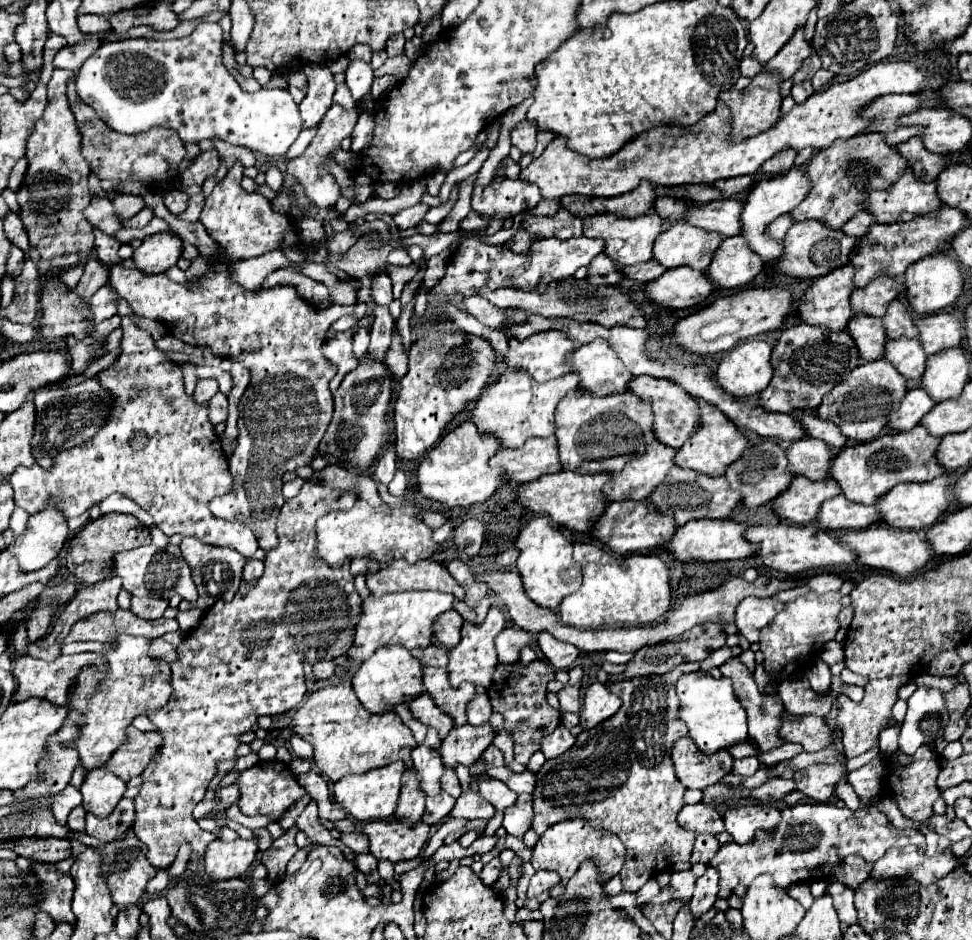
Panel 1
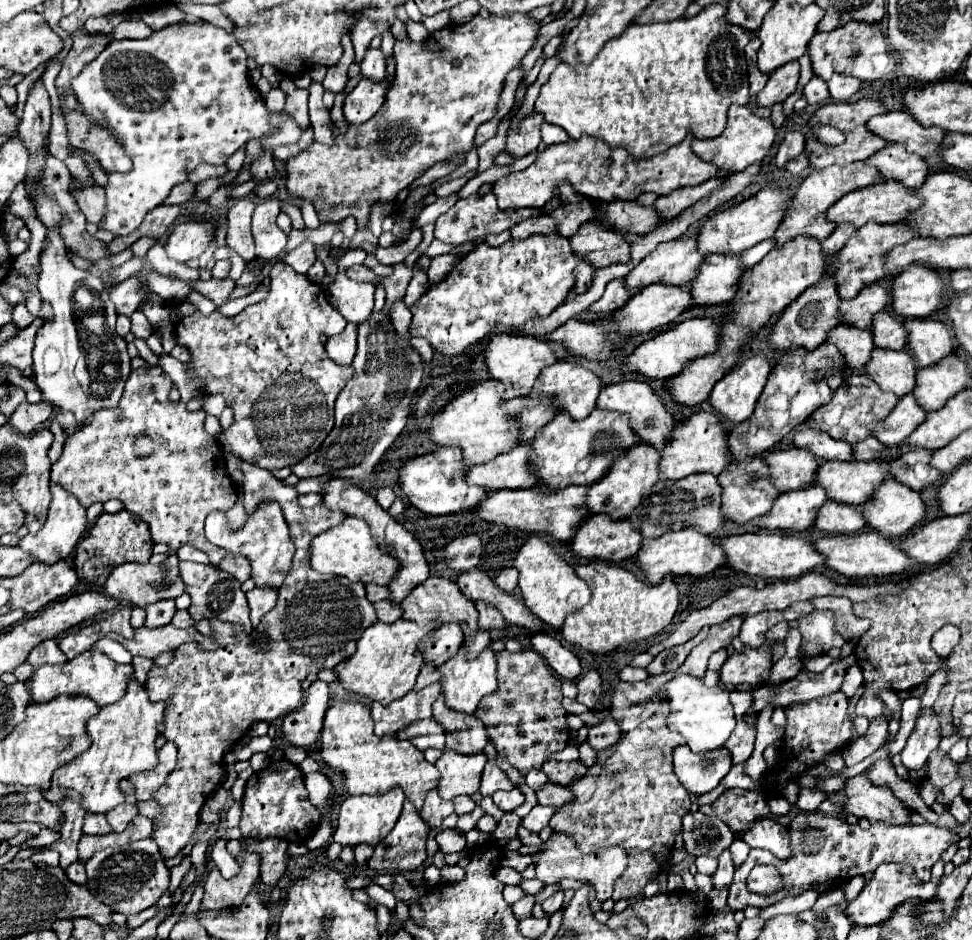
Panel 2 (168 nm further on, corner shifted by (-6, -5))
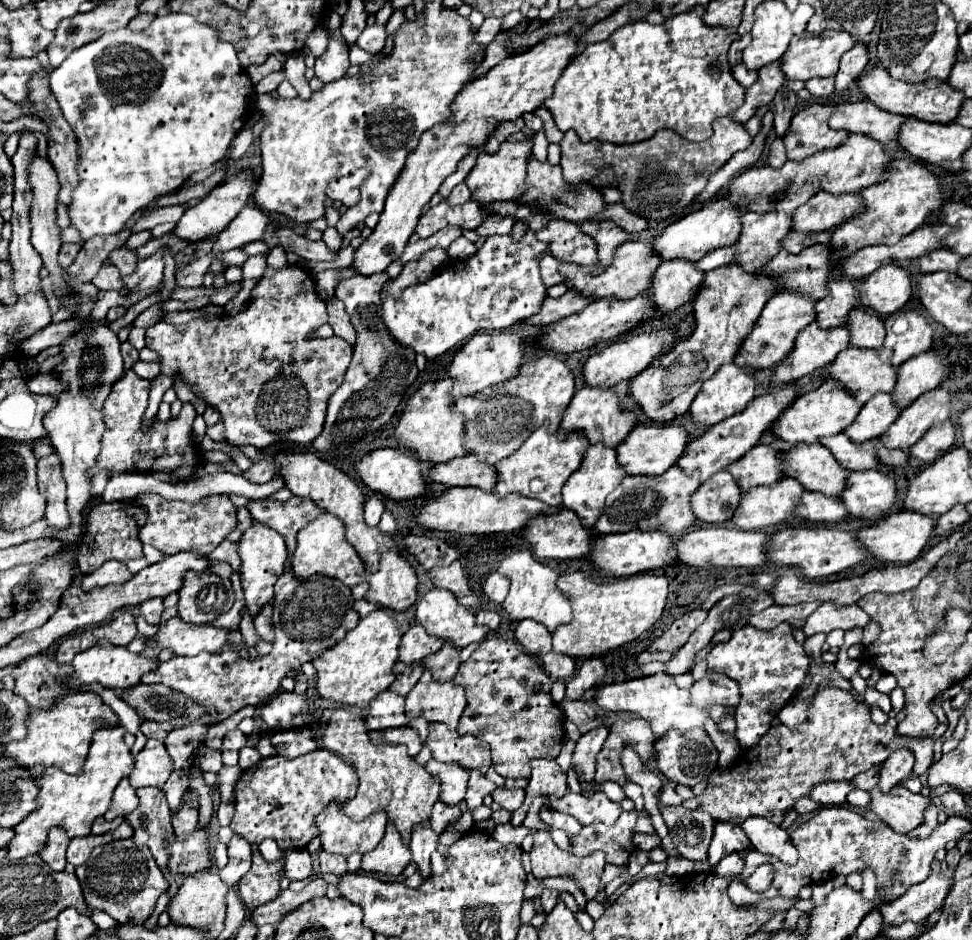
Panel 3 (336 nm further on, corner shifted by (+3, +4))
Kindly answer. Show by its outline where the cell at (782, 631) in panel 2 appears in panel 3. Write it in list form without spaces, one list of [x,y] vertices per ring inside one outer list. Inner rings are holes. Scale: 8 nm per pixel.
[[[781,623],[775,629],[755,629],[755,627],[741,627],[733,631],[727,643],[717,643],[707,655],[709,671],[719,671],[735,679],[743,691],[743,703],[739,703],[735,713],[735,737],[743,751],[755,747],[761,735],[771,727],[769,707],[775,705],[777,709],[783,707],[803,685],[807,677],[807,667],[811,659],[803,651],[801,645],[795,643],[791,635],[791,625]]]

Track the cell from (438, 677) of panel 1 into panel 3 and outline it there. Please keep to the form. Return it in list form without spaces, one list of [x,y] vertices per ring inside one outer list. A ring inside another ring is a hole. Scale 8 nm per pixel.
[[[429,723],[429,737],[425,745],[433,751],[435,759],[445,763],[463,763],[463,767],[467,769],[479,767],[479,771],[483,773],[487,773],[491,765],[487,743],[479,741],[473,733],[459,735],[457,731],[451,731],[445,723]]]

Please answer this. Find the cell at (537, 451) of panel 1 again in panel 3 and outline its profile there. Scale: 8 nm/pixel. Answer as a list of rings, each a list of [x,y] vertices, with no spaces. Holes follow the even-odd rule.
[[[475,453],[433,465],[429,477],[447,487],[481,487],[483,491],[493,491],[497,483],[495,467],[481,461]]]

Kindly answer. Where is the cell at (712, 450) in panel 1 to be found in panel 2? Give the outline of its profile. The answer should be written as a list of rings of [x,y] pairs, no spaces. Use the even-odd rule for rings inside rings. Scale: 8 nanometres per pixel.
[[[696,412],[690,416],[676,432],[672,432],[672,444],[662,450],[660,458],[660,478],[662,480],[676,480],[684,478],[696,472],[710,472],[718,476],[728,464],[732,462],[728,454],[728,442],[726,442],[726,432],[720,424],[720,420],[712,412]]]

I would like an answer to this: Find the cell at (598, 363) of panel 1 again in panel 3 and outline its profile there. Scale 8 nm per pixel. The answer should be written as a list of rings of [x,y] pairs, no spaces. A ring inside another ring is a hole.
[[[543,355],[527,361],[515,379],[487,387],[487,391],[475,395],[459,397],[455,405],[459,411],[463,411],[463,415],[467,415],[467,453],[475,453],[487,459],[487,463],[495,465],[499,459],[505,459],[509,453],[513,453],[525,441],[523,435],[527,437],[527,433],[543,425],[545,419],[549,419],[551,431],[557,431],[573,393],[573,371],[561,359]]]

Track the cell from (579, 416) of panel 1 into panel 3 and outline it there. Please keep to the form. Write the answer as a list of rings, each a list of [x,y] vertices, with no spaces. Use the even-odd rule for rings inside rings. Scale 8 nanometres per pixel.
[[[545,421],[515,453],[495,465],[499,471],[499,483],[495,485],[493,493],[501,497],[507,493],[521,493],[525,497],[541,499],[547,505],[561,505],[561,487],[569,479],[569,475],[581,467],[589,445],[591,443],[583,435],[583,431],[571,431],[563,439],[559,439],[557,433],[549,435],[549,425]]]

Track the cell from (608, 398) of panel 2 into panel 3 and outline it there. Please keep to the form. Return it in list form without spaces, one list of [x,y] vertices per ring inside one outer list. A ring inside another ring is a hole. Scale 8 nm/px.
[[[585,385],[583,389],[579,389],[569,407],[567,407],[567,415],[563,415],[563,423],[559,427],[559,435],[565,435],[567,431],[577,431],[581,429],[591,443],[611,443],[611,447],[617,447],[619,443],[623,443],[627,439],[627,435],[631,433],[631,429],[637,425],[635,413],[633,411],[625,411],[619,407],[619,393],[615,391],[615,387],[593,387],[593,385]]]

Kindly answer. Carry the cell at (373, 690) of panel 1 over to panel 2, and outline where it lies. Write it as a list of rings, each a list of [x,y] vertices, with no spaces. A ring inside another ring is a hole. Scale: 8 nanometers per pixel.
[[[430,684],[420,692],[410,692],[400,700],[394,700],[388,706],[372,704],[372,718],[374,718],[374,734],[388,736],[396,734],[408,724],[416,720],[424,720],[432,716],[432,704],[440,694],[440,684]]]

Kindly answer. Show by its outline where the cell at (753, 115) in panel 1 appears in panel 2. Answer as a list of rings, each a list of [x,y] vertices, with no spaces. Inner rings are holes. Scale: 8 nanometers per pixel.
[[[732,106],[728,110],[726,130],[714,140],[692,140],[692,152],[698,158],[716,164],[720,168],[718,176],[722,178],[732,172],[740,172],[750,164],[762,162],[762,158],[768,154],[770,146],[774,144],[774,136],[776,136],[776,130],[770,120],[764,120],[764,118],[752,114],[748,106]]]

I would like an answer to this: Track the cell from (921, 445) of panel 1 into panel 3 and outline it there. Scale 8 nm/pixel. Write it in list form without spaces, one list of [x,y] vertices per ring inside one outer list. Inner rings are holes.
[[[821,443],[793,445],[787,455],[791,455],[791,463],[787,463],[785,477],[795,477],[807,491],[819,491],[831,497],[843,493],[849,471],[839,467],[831,451]]]

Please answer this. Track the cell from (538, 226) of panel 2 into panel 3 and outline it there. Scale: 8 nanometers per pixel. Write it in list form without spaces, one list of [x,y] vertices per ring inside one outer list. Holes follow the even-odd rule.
[[[491,215],[491,219],[485,219],[479,227],[477,227],[477,233],[481,237],[491,237],[491,235],[507,235],[511,233],[513,225],[515,225],[515,217],[513,215]]]

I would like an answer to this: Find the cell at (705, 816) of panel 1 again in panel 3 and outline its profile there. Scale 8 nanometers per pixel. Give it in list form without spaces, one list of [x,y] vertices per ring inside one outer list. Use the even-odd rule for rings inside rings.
[[[665,807],[663,819],[677,851],[691,861],[705,861],[707,849],[715,831],[715,819],[705,811],[691,811],[683,807]]]

